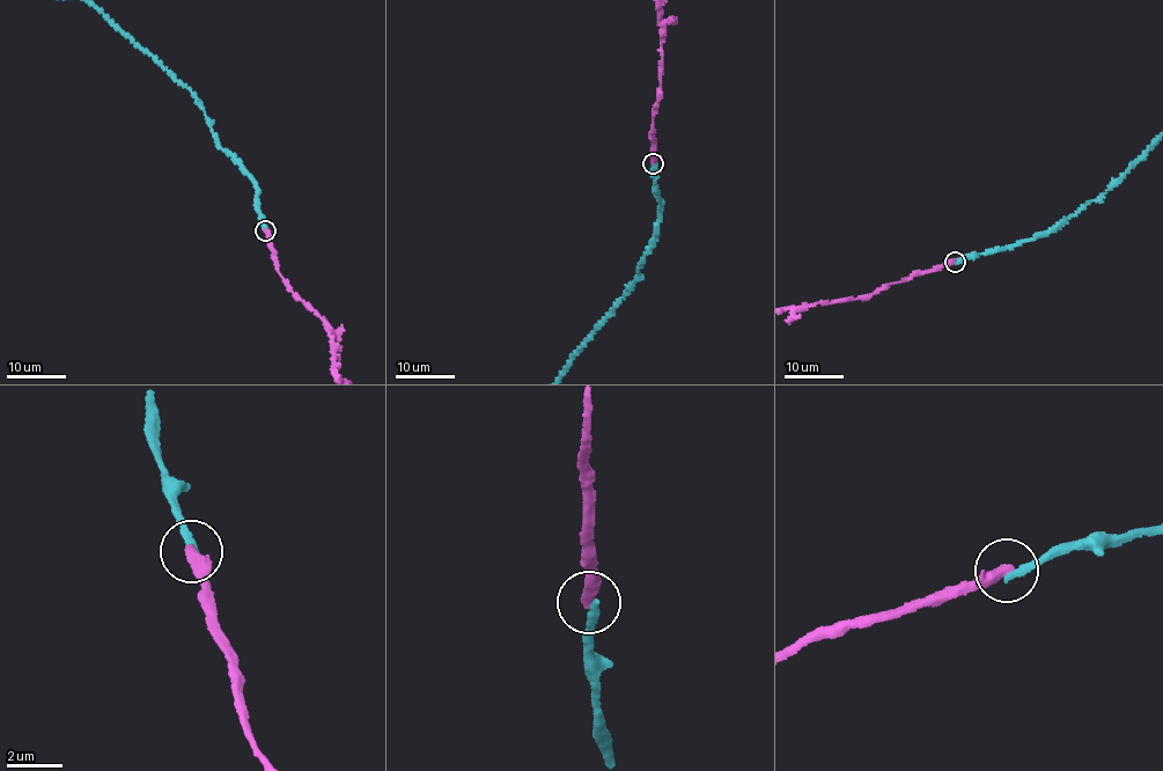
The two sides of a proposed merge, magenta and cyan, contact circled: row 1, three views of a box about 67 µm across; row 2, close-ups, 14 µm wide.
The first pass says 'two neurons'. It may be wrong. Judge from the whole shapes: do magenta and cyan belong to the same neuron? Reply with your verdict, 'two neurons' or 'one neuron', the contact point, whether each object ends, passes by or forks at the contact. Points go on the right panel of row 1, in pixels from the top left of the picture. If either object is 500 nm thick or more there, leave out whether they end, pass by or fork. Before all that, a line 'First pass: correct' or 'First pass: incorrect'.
First pass: correct
two neurons | (955, 262) | magenta ends | cyan ends

